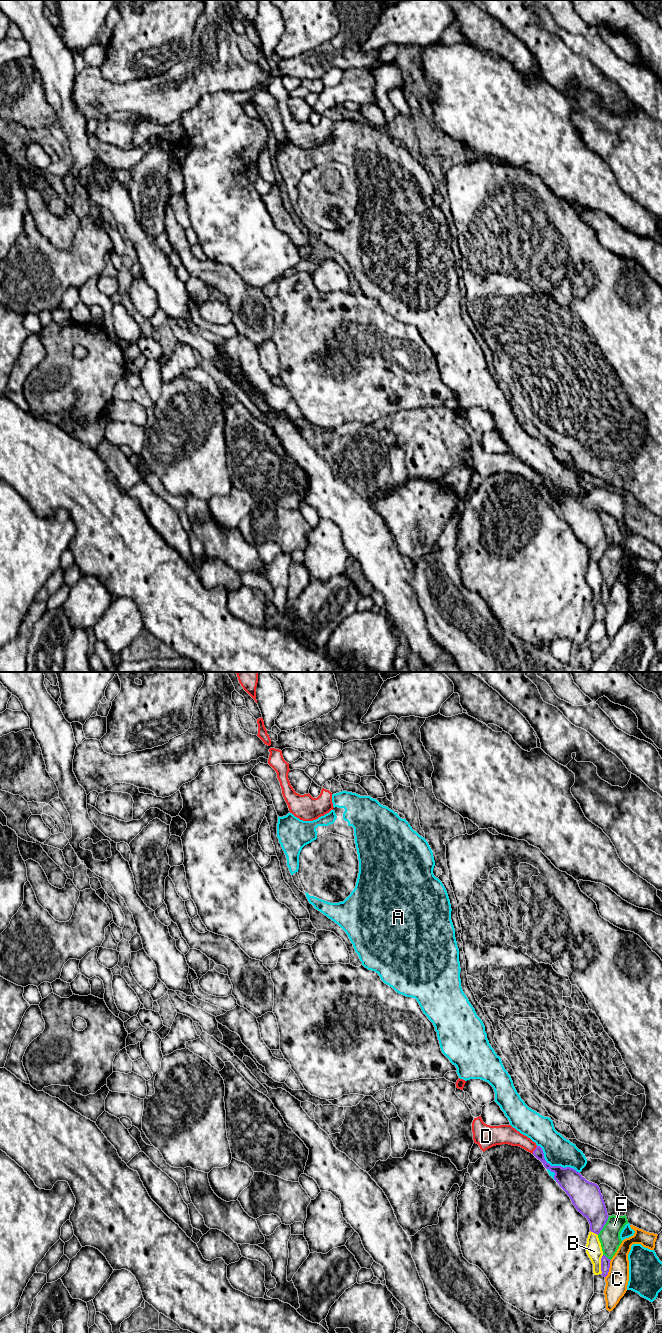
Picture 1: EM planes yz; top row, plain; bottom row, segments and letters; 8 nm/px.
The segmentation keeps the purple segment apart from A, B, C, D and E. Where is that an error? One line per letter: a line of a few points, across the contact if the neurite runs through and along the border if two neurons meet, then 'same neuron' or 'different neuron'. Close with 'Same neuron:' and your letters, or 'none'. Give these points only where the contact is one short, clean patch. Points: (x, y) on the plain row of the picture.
A: different neuron
B: different neuron
C: different neuron
D: yz (538, 480), (534, 478), (523, 469), (507, 463) | same neuron
E: yz (609, 544), (603, 556), (597, 562) | different neuron
Same neuron: D

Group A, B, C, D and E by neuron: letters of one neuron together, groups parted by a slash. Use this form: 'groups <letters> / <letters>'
groups A / B / C / D / E

